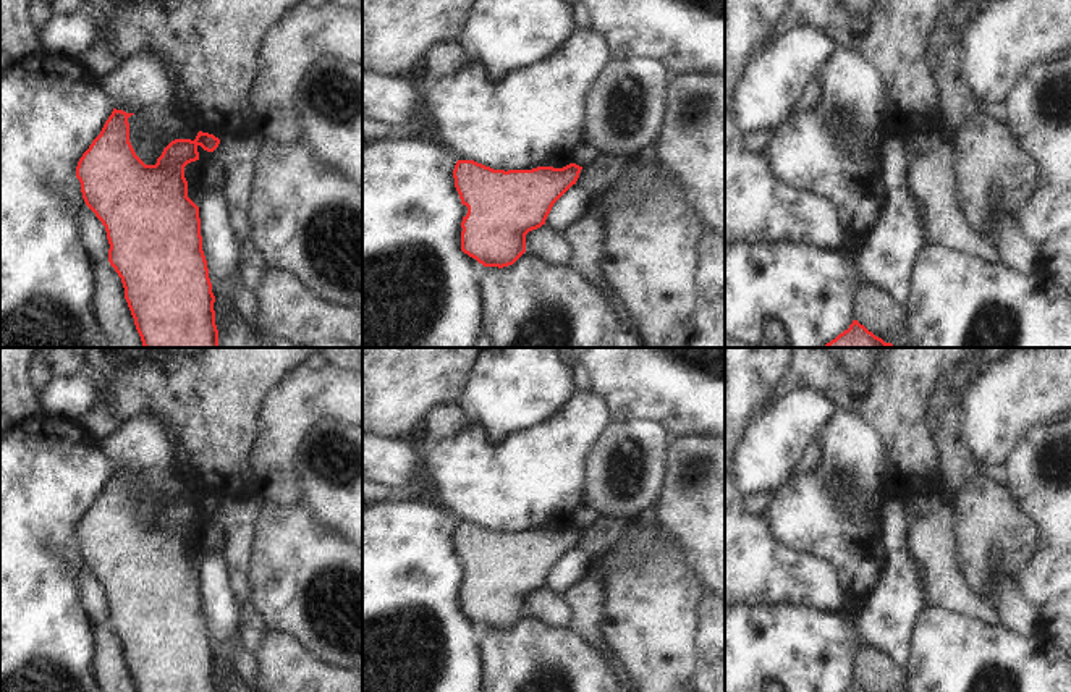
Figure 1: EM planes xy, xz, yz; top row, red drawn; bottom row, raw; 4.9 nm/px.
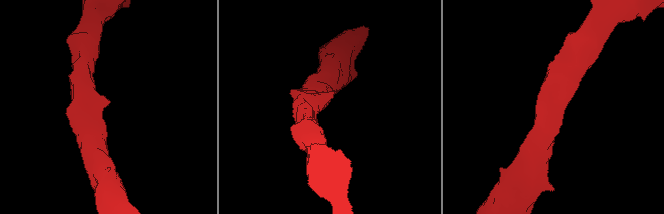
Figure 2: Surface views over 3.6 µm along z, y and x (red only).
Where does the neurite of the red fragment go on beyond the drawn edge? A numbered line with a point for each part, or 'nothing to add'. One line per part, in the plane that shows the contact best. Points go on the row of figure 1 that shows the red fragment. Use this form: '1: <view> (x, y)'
nothing to add

